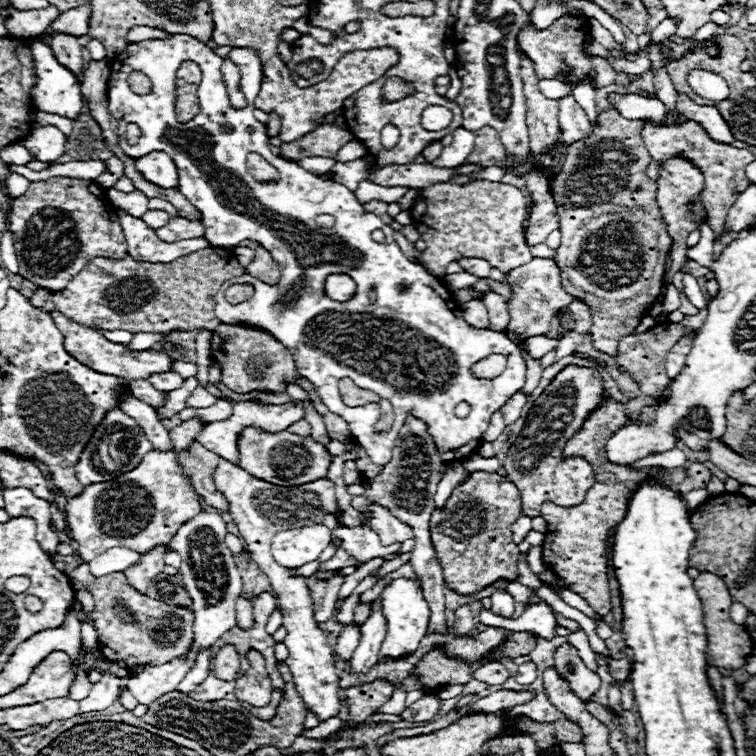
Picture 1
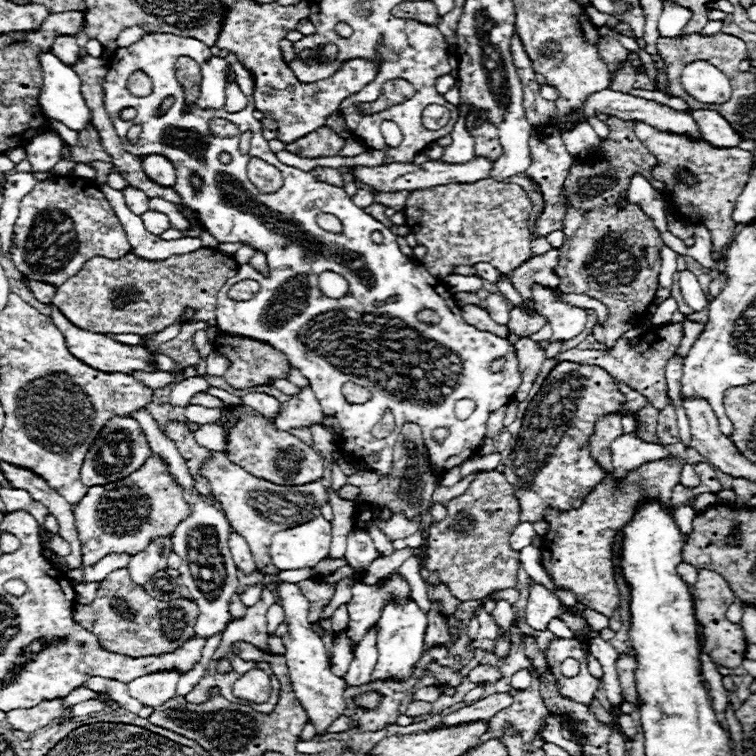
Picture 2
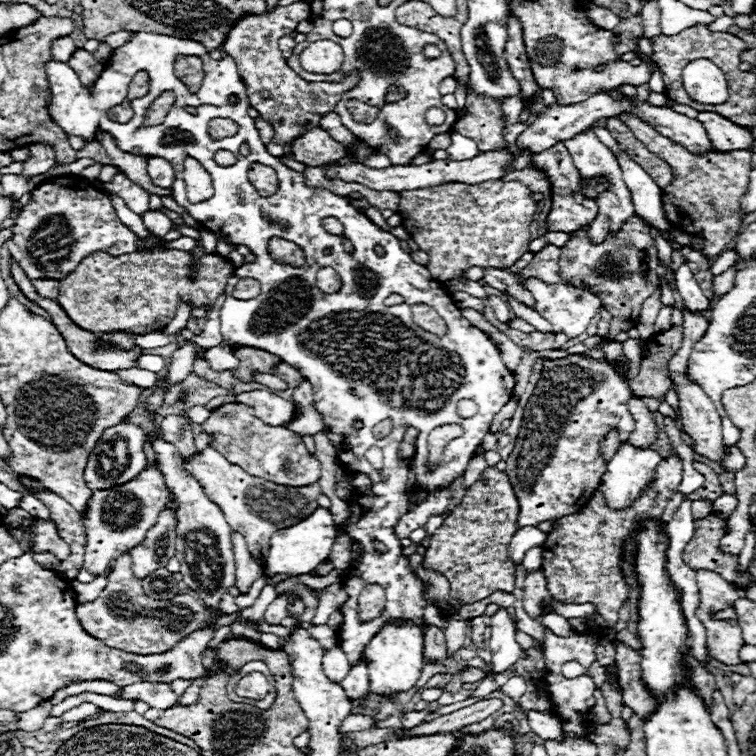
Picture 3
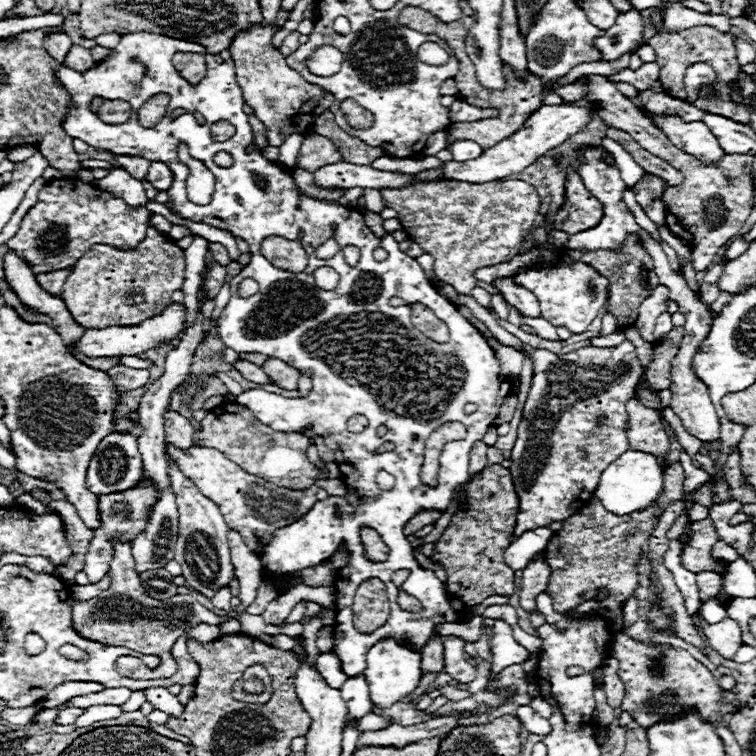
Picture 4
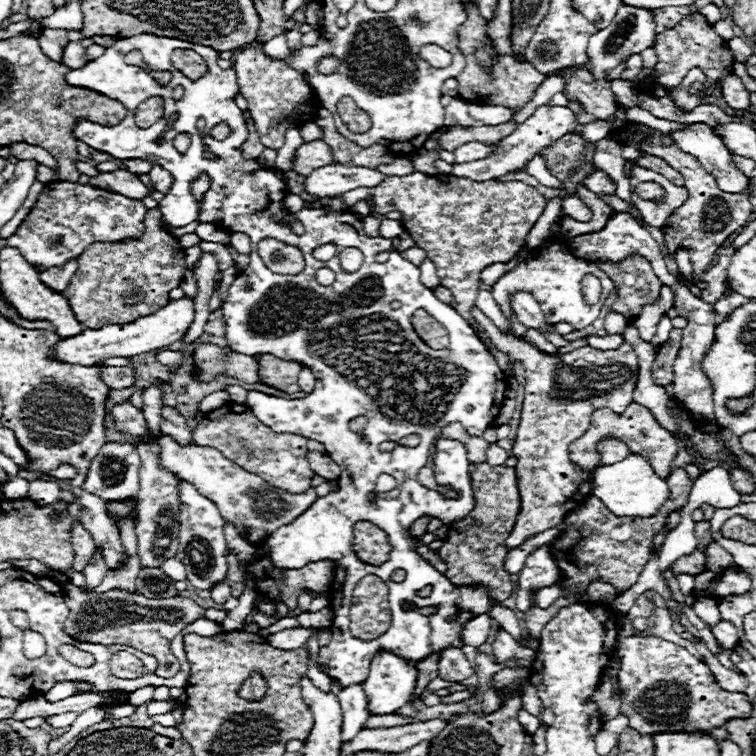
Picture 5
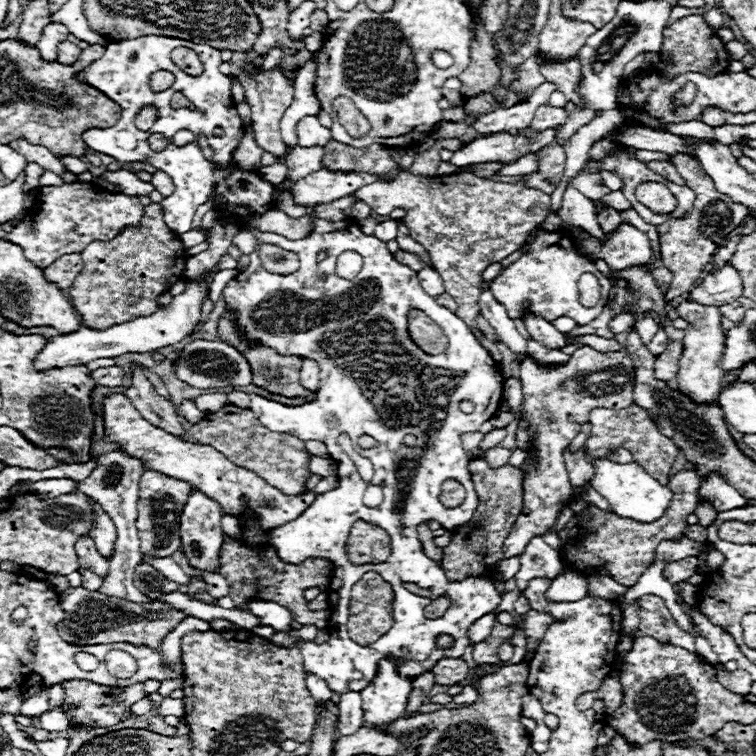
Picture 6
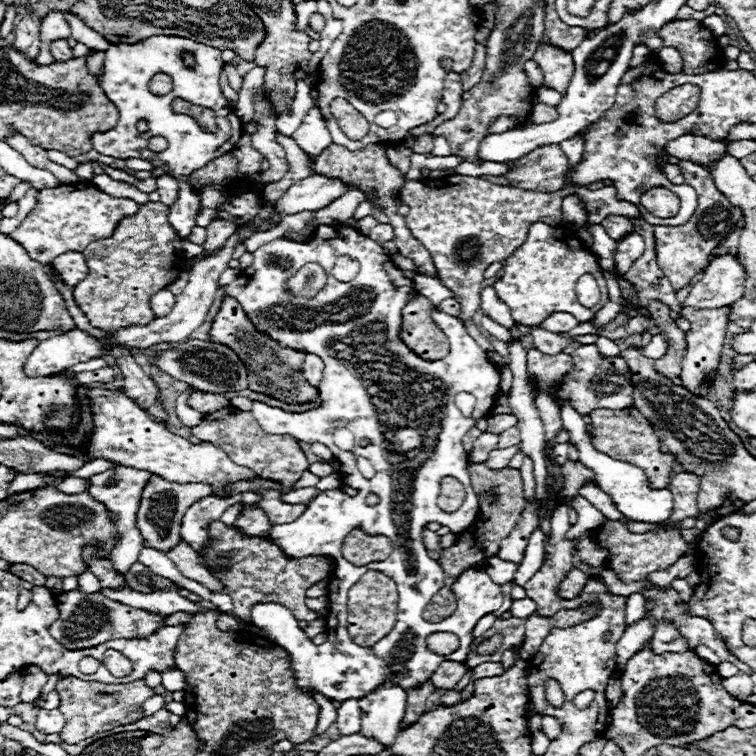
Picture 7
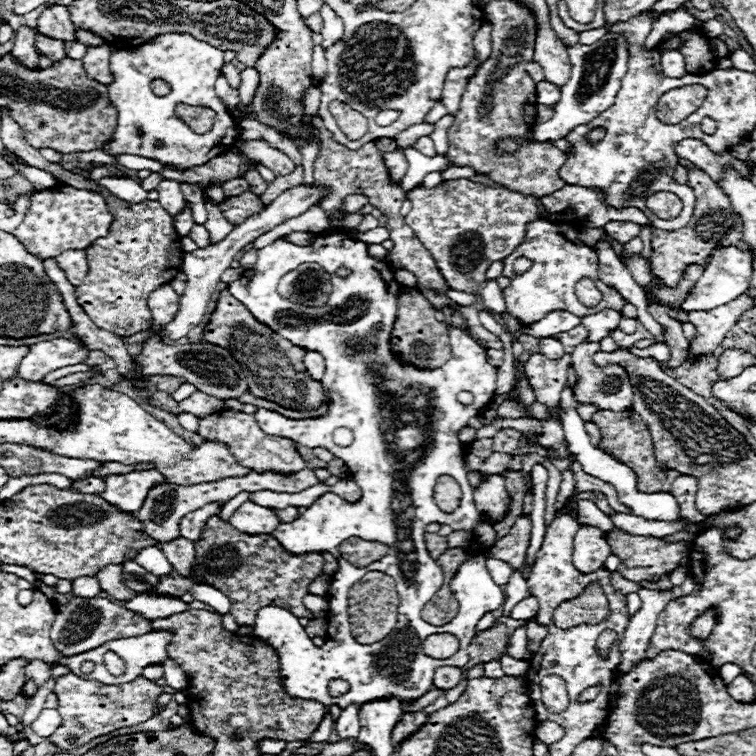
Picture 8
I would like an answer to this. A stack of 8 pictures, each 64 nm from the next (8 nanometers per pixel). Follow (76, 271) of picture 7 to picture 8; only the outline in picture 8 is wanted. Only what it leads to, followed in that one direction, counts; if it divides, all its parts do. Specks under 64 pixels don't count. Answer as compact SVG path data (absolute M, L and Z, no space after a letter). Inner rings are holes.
M78 250L62 252L60 256L56 256L56 262L64 270L68 282L74 284L74 286L78 286L86 278L86 274L88 274L86 250L82 250L82 252L78 252Z

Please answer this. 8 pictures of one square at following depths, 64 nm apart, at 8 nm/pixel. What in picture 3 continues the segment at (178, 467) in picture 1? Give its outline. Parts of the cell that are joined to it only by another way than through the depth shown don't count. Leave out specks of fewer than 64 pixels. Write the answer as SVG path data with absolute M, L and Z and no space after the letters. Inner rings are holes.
M148 466L136 478L126 484L112 486L108 490L94 490L88 502L86 514L82 516L82 524L86 530L86 552L84 552L84 568L92 574L104 572L112 558L130 552L138 544L144 542L146 532L156 524L158 514L164 510L178 510L178 500L172 490L166 486L164 474L158 466Z

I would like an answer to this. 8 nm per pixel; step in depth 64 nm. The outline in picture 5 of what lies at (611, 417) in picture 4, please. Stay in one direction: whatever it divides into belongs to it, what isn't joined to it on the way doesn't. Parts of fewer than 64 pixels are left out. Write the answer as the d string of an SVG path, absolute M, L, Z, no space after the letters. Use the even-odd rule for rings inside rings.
M472 306L472 316L498 350L506 350L514 360L520 360L526 366L526 396L518 434L512 446L512 456L518 458L514 470L518 476L520 512L506 546L514 548L522 544L526 536L564 522L564 518L582 506L592 494L594 472L584 472L570 462L570 444L590 428L592 412L608 408L622 414L626 410L632 402L632 392L638 380L638 360L628 342L616 350L584 346L564 356L544 354L530 342L500 332L500 328L478 306ZM611 438L598 442L596 450L598 450L598 454L600 454L600 464L598 464L598 466L614 464L614 462L618 462L618 460L624 460L624 458L630 454L628 446L626 446L623 441Z

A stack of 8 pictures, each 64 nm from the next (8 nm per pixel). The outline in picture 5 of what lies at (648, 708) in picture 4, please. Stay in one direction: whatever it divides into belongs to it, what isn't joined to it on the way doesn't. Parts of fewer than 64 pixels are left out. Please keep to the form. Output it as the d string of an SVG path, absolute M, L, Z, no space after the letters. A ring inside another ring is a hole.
M618 636L614 644L614 656L620 662L620 672L618 672L618 682L622 686L622 704L620 704L620 714L630 718L630 726L636 728L642 734L654 734L660 730L680 730L680 728L690 728L690 730L712 730L722 726L730 718L746 718L752 712L750 702L742 692L728 692L722 690L714 678L714 674L708 670L704 662L694 658L686 648L676 646L672 642L648 636Z

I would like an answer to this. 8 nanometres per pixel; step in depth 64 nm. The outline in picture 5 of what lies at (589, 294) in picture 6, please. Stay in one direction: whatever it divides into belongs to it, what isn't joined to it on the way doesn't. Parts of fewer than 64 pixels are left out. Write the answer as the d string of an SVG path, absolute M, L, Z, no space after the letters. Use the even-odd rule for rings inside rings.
M592 274L584 276L582 286L584 286L582 292L584 292L584 298L586 298L588 304L594 304L594 302L600 300L600 282L598 282L596 276L592 276Z

